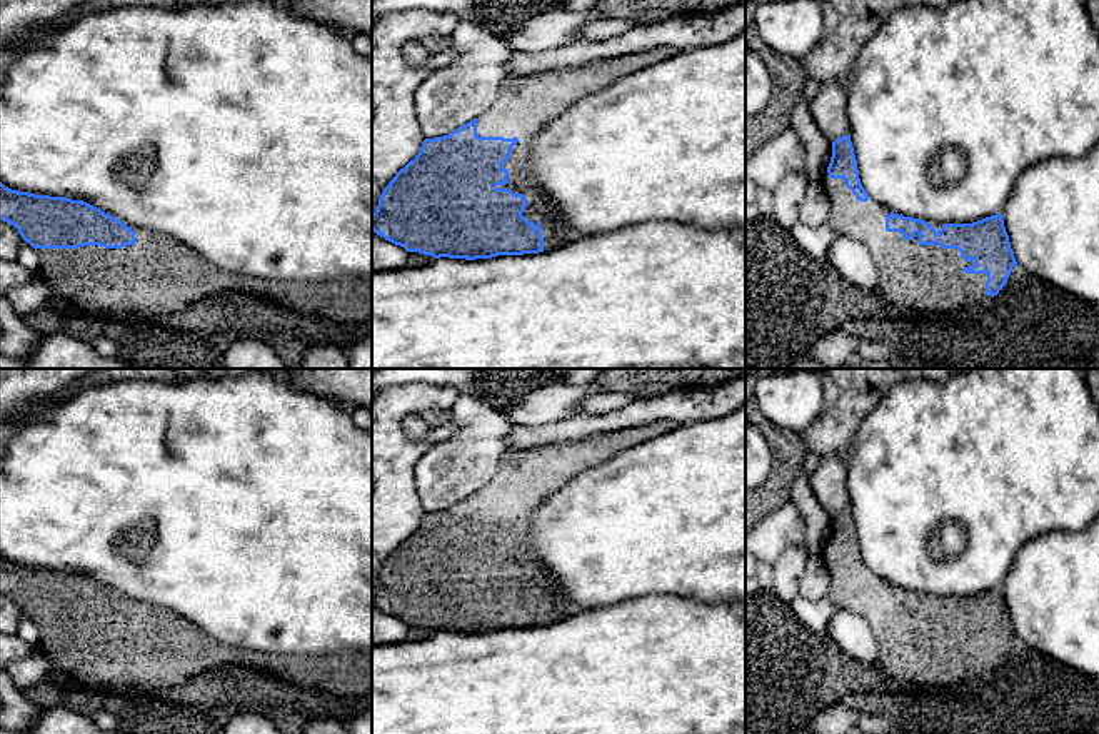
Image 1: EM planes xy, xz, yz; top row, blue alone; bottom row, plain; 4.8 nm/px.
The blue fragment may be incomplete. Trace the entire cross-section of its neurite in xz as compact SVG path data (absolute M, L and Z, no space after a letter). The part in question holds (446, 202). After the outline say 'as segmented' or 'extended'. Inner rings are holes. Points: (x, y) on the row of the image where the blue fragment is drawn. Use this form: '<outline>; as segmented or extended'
M654 47L529 77L507 75L482 115L449 135L424 140L415 158L379 197L372 230L407 252L465 260L550 252L575 240L575 232L557 222L539 195L524 189L534 137L582 97L677 53L674 47Z; extended

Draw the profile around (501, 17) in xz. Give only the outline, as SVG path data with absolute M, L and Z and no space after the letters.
M484 0L482 18L487 30L502 38L527 18L555 8L560 7L544 5L540 0Z

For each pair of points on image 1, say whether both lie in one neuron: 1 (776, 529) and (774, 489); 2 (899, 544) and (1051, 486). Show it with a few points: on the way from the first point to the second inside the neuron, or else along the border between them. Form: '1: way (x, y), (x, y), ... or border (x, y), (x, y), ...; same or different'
1: border (789, 499), (762, 519); different
2: way (938, 506), (958, 486), (1013, 486); same

